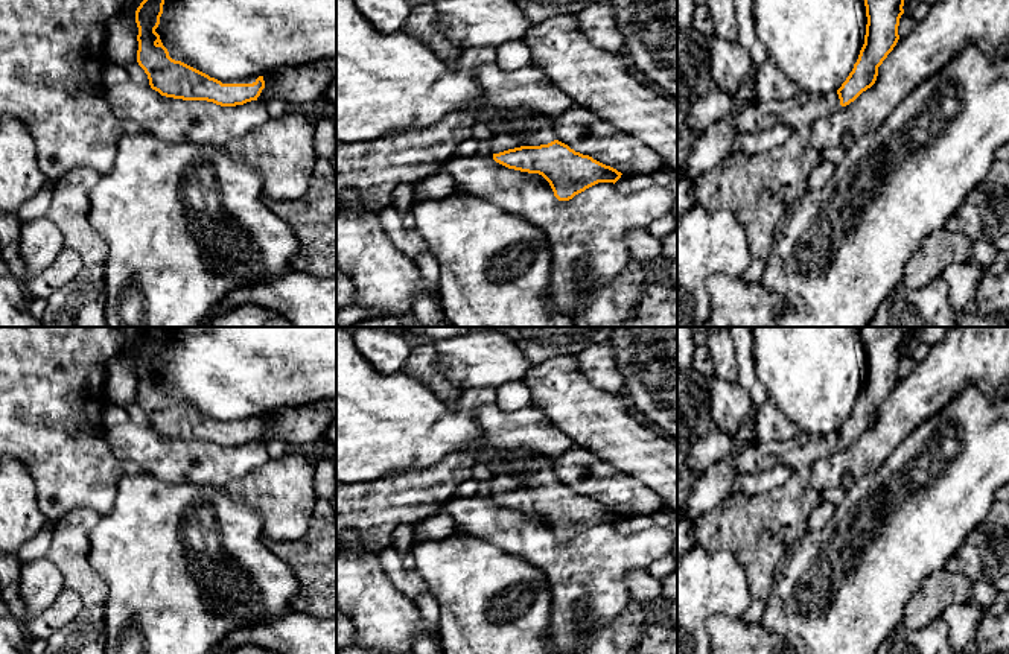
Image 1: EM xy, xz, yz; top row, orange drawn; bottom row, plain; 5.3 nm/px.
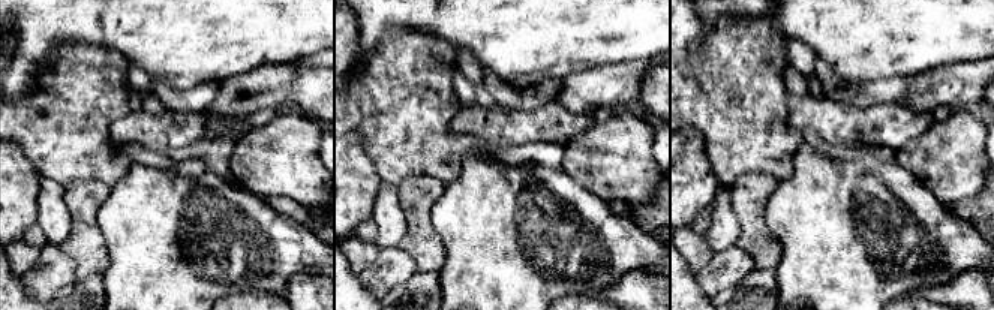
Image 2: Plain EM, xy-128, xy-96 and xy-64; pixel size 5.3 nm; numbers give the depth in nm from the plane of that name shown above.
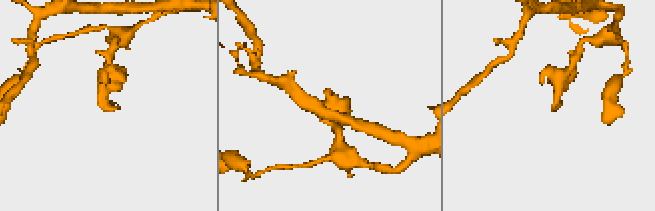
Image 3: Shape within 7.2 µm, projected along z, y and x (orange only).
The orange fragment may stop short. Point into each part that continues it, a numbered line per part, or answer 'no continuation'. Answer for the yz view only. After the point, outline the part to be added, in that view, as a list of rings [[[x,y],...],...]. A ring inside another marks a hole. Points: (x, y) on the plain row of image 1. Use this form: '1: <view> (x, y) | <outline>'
1: yz (804, 449) | [[[799,430],[787,441],[759,443],[747,447],[735,461],[735,475],[752,475],[773,467],[788,467],[793,471],[842,449],[837,432],[808,433]]]

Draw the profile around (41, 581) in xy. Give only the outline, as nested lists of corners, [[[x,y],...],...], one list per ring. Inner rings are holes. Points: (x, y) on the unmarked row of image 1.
[[[43,557],[21,566],[20,587],[26,610],[18,621],[26,630],[27,622],[41,614],[65,586],[59,567],[47,557]]]

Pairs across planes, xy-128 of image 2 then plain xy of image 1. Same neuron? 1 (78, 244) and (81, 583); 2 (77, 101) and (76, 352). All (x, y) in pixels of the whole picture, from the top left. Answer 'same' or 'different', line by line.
1: same
2: same

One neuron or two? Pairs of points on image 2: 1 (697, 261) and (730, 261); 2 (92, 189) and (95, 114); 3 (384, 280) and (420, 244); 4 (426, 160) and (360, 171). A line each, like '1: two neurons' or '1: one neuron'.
1: two neurons
2: two neurons
3: two neurons
4: two neurons

